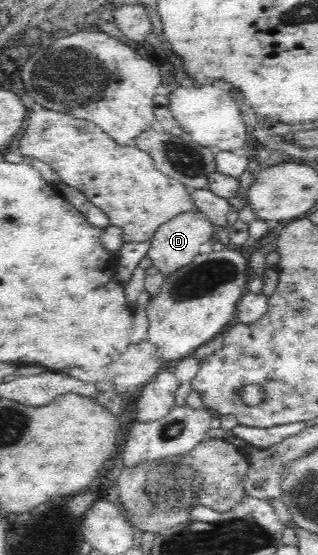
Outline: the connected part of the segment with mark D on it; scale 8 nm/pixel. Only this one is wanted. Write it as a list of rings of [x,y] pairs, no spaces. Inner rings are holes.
[[[201,210],[181,212],[179,215],[173,216],[173,219],[162,223],[150,239],[151,249],[148,251],[148,256],[152,259],[152,265],[163,272],[165,277],[188,266],[192,259],[199,255],[201,246],[211,239],[215,229],[218,228]]]

